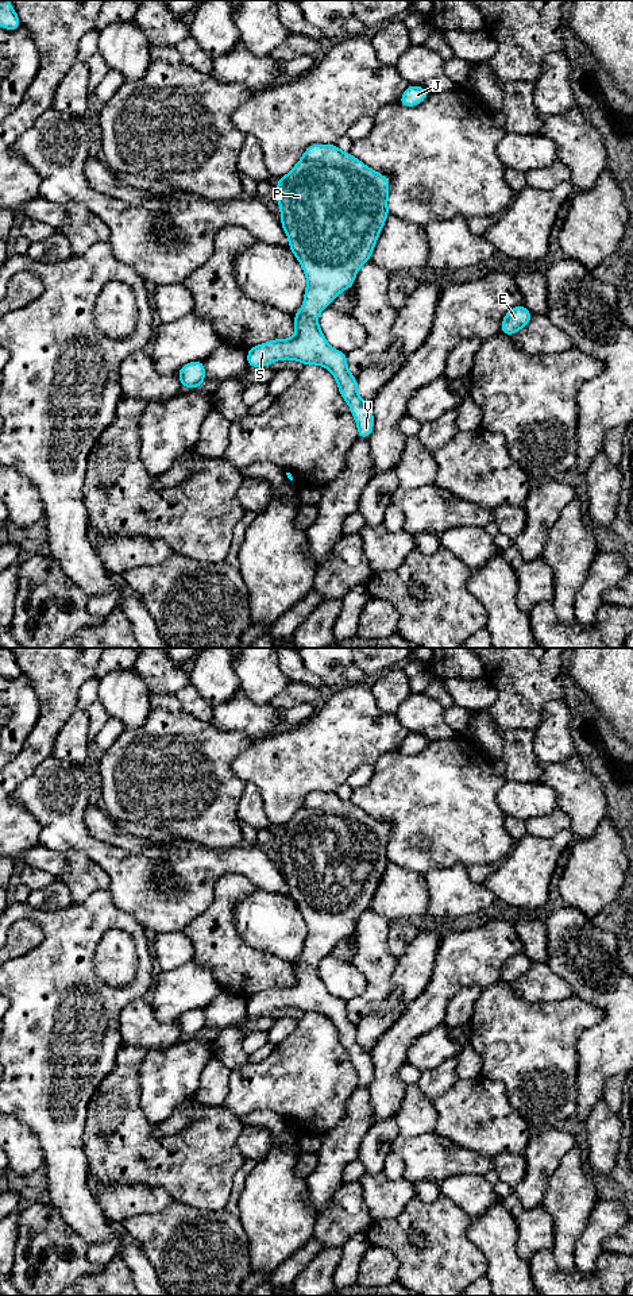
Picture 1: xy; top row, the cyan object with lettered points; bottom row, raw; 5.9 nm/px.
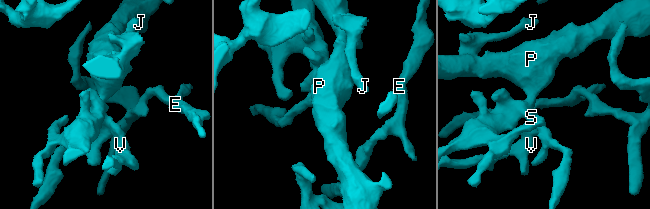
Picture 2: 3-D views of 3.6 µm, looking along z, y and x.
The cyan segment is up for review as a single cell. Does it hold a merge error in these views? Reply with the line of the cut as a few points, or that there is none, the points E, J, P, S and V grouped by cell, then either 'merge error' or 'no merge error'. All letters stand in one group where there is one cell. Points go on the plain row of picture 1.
no cut; E J P S V; no merge error

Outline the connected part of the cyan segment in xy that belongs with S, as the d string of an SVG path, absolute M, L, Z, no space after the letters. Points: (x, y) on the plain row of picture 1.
M336 792L309 794L290 821L277 829L281 872L289 886L289 896L304 917L308 932L302 956L293 963L296 983L275 987L247 998L248 1015L269 1014L281 1007L327 1015L339 1033L340 1044L350 1053L358 1072L358 1084L368 1087L374 1076L371 1052L358 1042L358 1027L347 1015L347 1003L332 996L323 983L317 964L335 945L352 936L358 918L370 909L377 887L387 867L390 829Z

